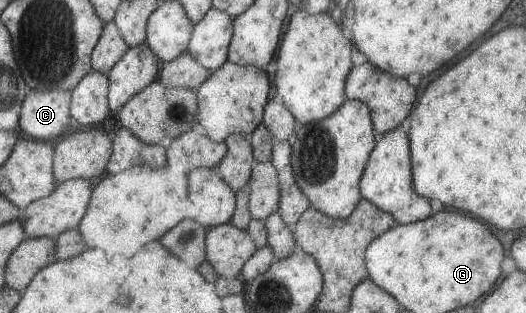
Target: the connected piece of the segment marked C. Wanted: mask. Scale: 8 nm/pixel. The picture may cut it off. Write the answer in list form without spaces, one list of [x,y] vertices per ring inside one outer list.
[[[66,90],[30,91],[23,99],[18,126],[31,138],[56,139],[72,123],[70,104],[71,92]]]

